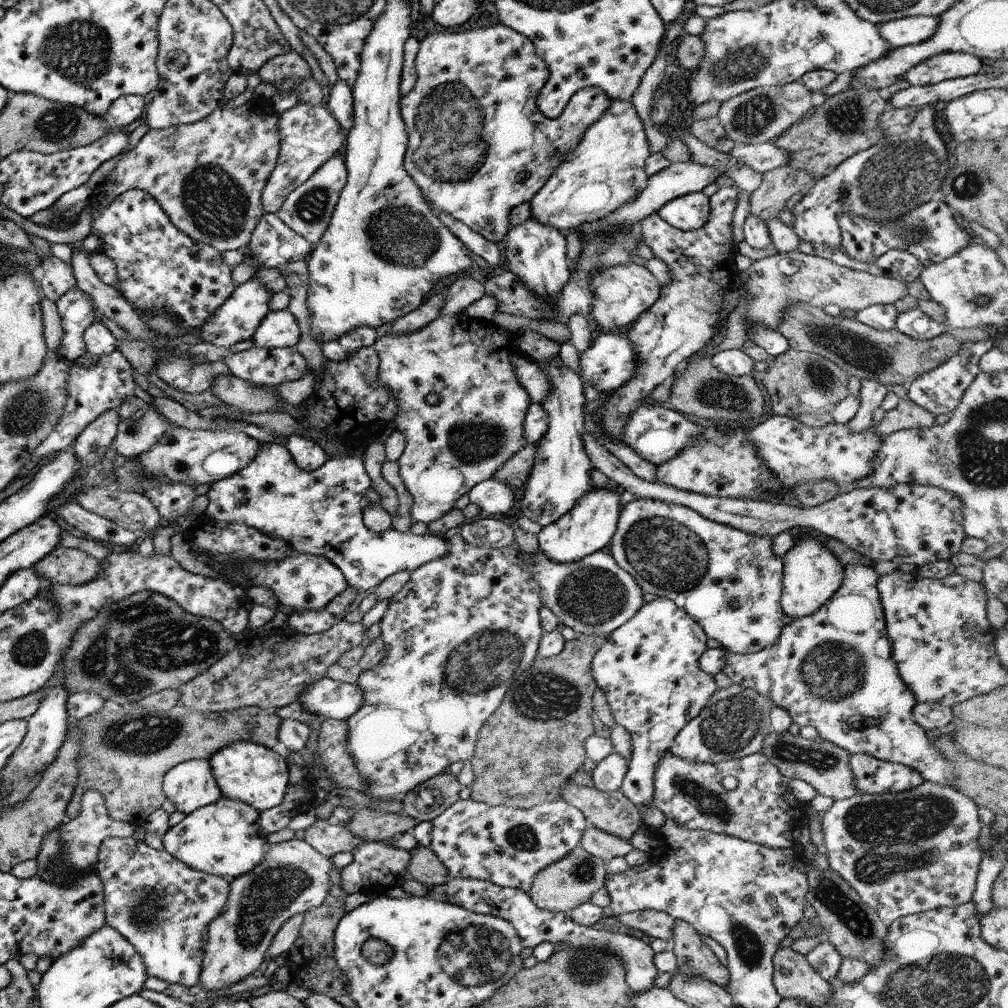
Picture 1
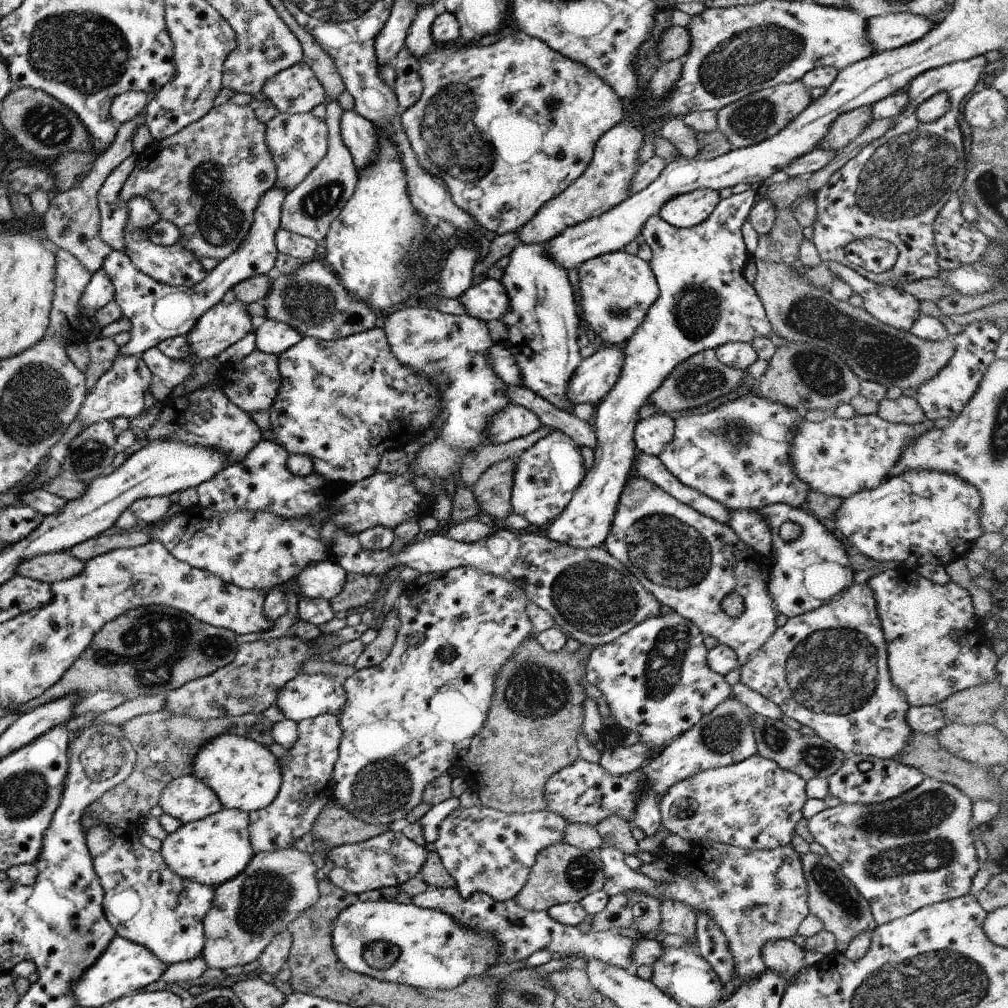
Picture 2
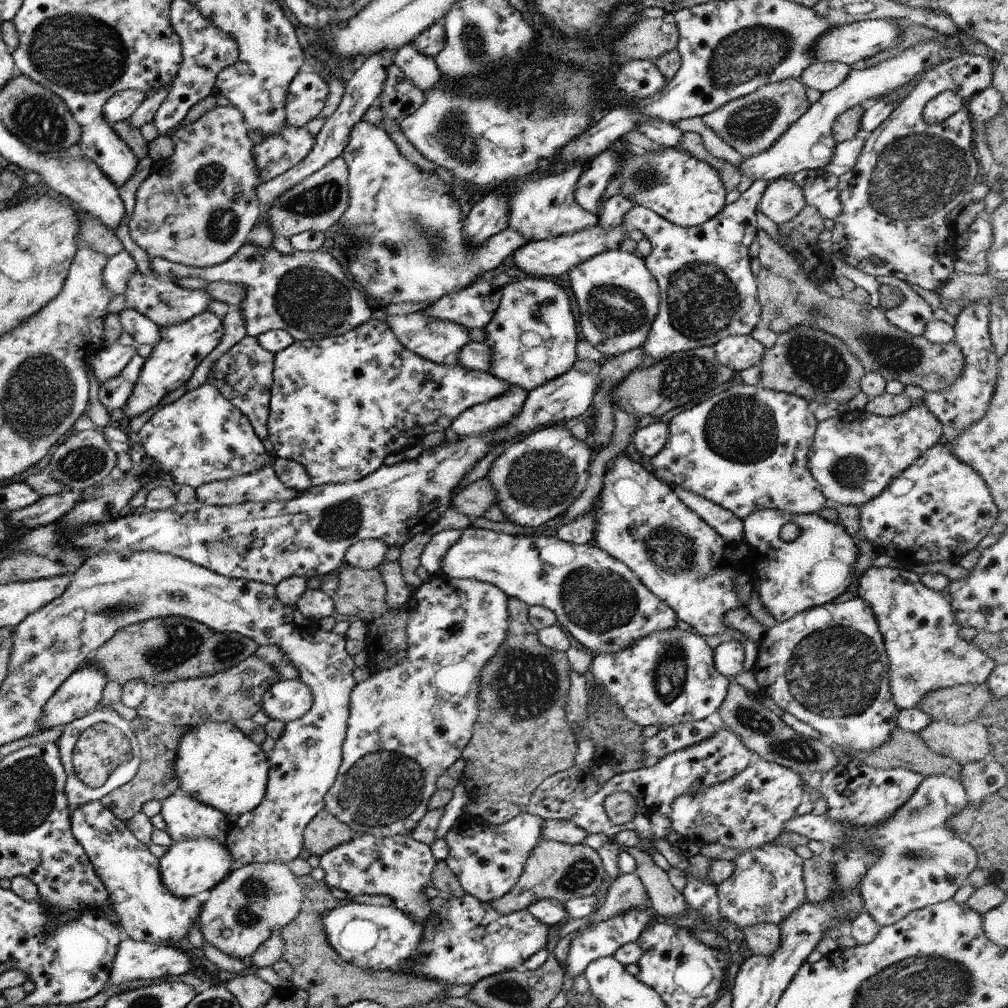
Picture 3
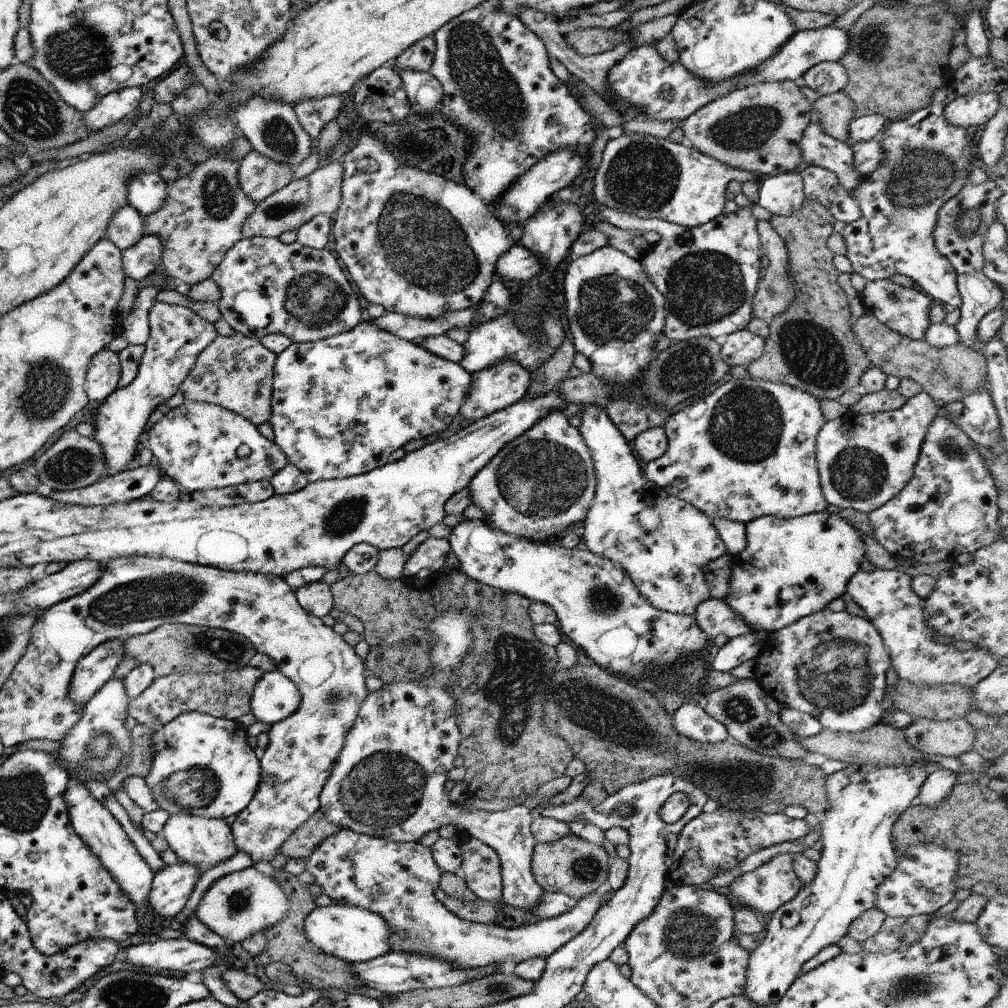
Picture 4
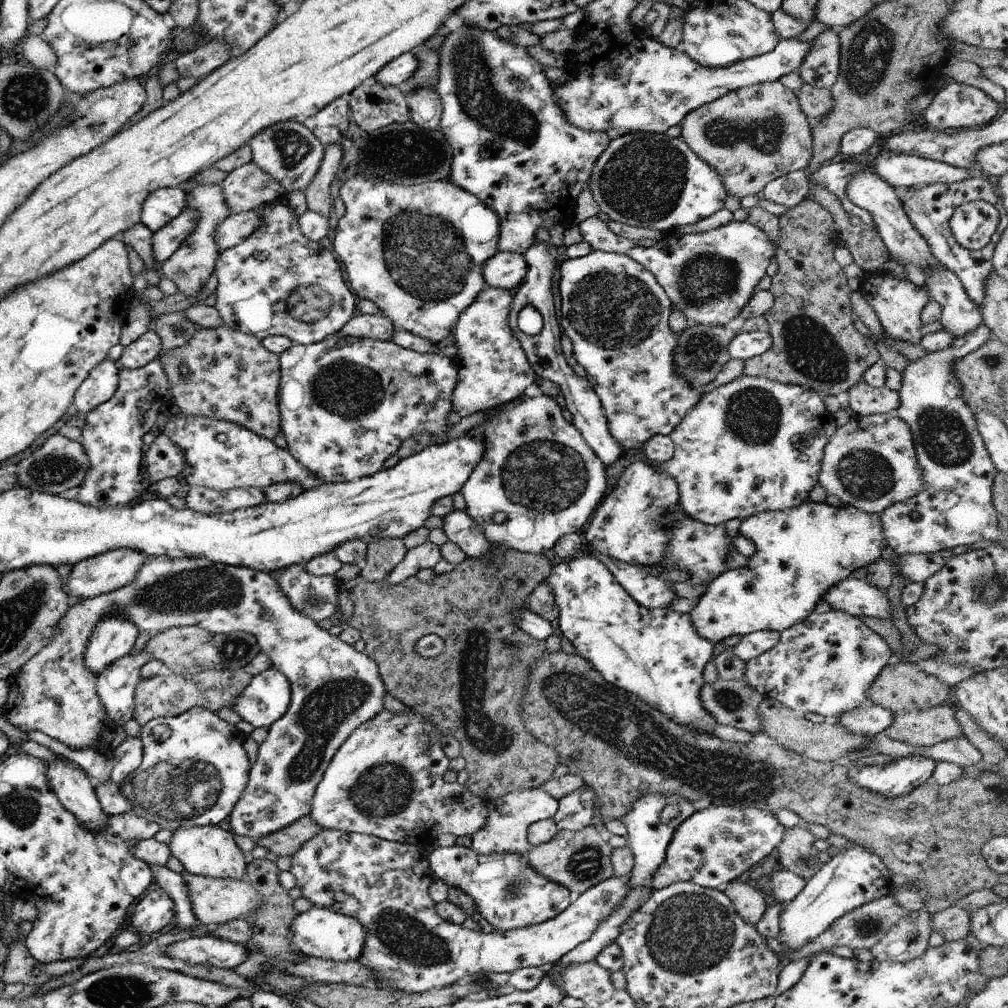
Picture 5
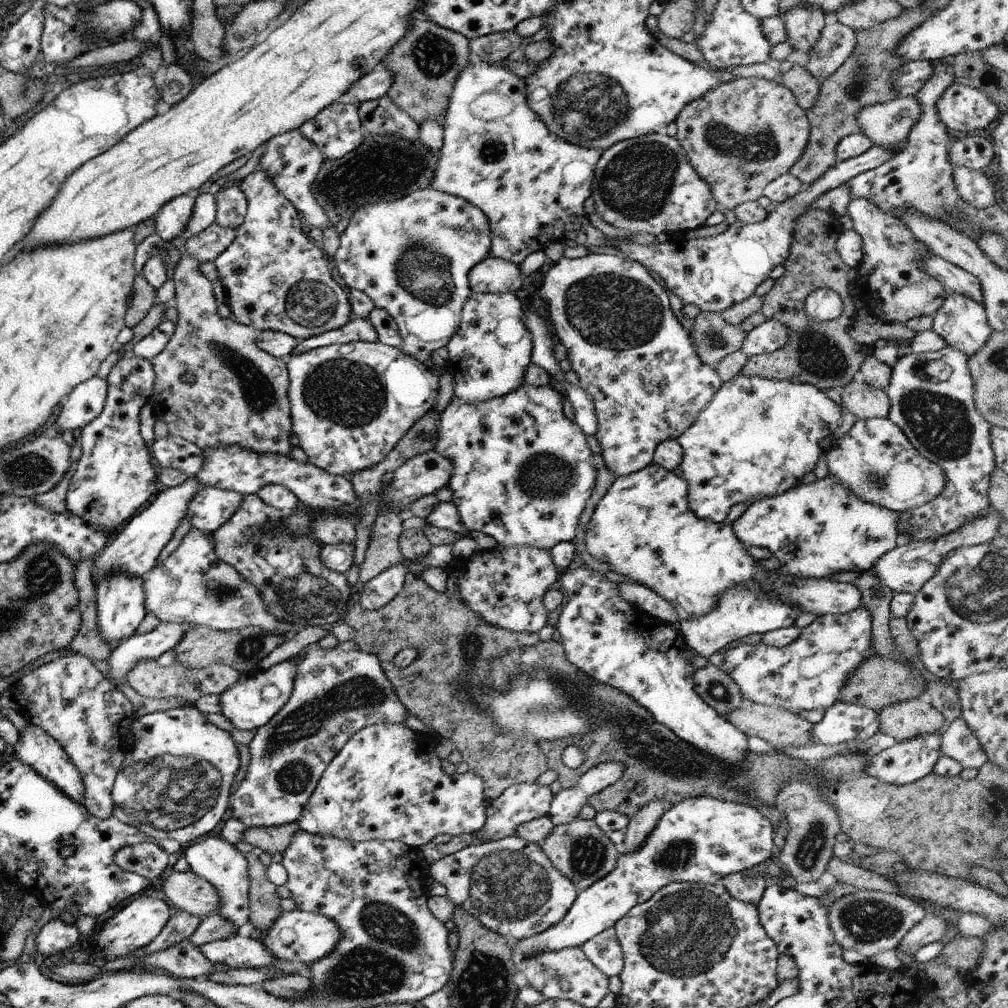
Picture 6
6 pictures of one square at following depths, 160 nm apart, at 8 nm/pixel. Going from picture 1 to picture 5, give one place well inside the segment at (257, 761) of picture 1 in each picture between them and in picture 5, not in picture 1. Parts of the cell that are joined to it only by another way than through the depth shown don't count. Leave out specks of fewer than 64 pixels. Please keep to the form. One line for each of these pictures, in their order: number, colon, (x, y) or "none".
2: (243, 774)
3: (216, 764)
4: (203, 765)
5: (193, 769)

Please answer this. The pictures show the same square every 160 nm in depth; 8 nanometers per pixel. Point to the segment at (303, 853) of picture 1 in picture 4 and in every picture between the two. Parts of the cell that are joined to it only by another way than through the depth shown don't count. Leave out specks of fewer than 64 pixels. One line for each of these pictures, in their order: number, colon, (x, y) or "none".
2: (245, 913)
3: (252, 902)
4: (239, 905)

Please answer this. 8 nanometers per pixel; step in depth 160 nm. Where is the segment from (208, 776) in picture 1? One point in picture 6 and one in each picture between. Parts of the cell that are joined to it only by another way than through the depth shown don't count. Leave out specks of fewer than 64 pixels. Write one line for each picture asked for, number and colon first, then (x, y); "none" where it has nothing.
2: (187, 799)
3: (184, 818)
4: (204, 842)
5: (209, 851)
6: (212, 859)

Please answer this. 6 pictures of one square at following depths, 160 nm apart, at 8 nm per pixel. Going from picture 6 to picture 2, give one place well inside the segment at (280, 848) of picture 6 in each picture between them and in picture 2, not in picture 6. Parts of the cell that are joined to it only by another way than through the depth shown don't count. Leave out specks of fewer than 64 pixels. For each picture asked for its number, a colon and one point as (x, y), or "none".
2: (333, 826)
3: (324, 832)
4: (302, 842)
5: (285, 842)

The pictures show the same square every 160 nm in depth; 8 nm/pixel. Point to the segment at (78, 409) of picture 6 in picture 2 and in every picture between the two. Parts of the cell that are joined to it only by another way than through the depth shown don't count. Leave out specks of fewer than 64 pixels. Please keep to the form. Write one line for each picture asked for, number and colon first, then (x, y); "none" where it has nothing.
2: (156, 311)
3: (106, 362)
4: (103, 373)
5: (99, 385)

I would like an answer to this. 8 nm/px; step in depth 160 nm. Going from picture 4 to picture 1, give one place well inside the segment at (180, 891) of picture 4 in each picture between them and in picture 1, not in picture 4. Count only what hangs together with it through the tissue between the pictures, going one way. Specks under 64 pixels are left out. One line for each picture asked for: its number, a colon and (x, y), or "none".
1: (223, 839)
2: (209, 851)
3: (189, 867)

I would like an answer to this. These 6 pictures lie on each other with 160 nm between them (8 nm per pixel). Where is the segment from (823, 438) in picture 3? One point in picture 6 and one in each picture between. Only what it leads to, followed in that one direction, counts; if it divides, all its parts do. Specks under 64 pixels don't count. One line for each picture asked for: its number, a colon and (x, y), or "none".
4: (862, 461)
5: (869, 463)
6: (873, 459)

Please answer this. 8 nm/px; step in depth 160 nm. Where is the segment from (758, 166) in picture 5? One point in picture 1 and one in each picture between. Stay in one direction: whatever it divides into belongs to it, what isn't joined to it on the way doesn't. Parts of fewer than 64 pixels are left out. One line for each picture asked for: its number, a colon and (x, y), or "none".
1: (760, 115)
2: (751, 119)
3: (749, 124)
4: (757, 129)

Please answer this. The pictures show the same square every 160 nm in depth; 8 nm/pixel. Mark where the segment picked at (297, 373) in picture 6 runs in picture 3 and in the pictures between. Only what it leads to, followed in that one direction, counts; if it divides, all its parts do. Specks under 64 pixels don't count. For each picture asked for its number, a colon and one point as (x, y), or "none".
3: (339, 405)
4: (339, 406)
5: (345, 405)

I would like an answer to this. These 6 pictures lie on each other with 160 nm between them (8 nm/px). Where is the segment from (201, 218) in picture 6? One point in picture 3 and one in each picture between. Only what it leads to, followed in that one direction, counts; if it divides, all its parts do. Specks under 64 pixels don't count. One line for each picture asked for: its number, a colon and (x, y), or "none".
3: (118, 269)
4: (138, 261)
5: (166, 240)

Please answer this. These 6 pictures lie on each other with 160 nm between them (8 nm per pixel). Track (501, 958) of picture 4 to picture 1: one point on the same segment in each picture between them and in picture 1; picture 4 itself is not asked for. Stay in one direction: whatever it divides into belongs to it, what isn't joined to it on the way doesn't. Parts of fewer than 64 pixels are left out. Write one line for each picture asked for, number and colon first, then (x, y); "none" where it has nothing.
1: (374, 865)
2: (388, 859)
3: (398, 867)

